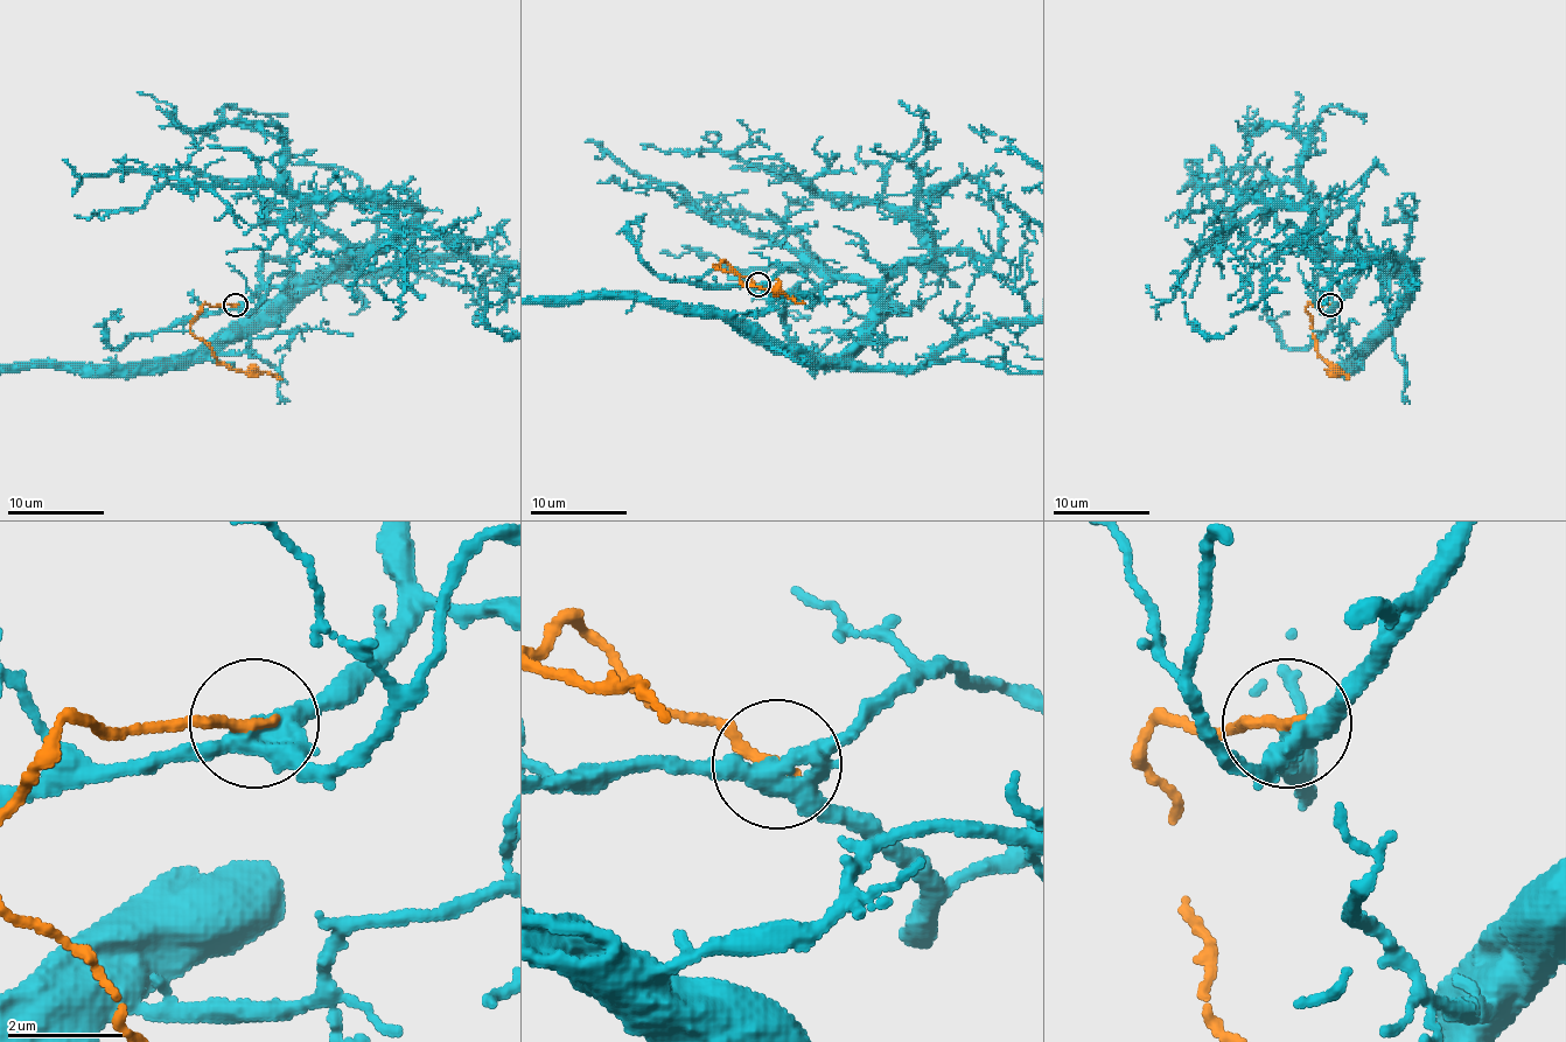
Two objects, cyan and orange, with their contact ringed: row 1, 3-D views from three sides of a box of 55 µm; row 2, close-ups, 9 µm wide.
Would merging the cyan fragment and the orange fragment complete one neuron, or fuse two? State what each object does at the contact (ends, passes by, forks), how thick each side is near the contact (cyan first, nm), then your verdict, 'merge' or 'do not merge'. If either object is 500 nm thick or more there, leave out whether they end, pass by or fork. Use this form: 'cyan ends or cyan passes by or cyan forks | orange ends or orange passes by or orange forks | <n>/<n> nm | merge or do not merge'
cyan forks | orange ends | 320/200 nm | do not merge

